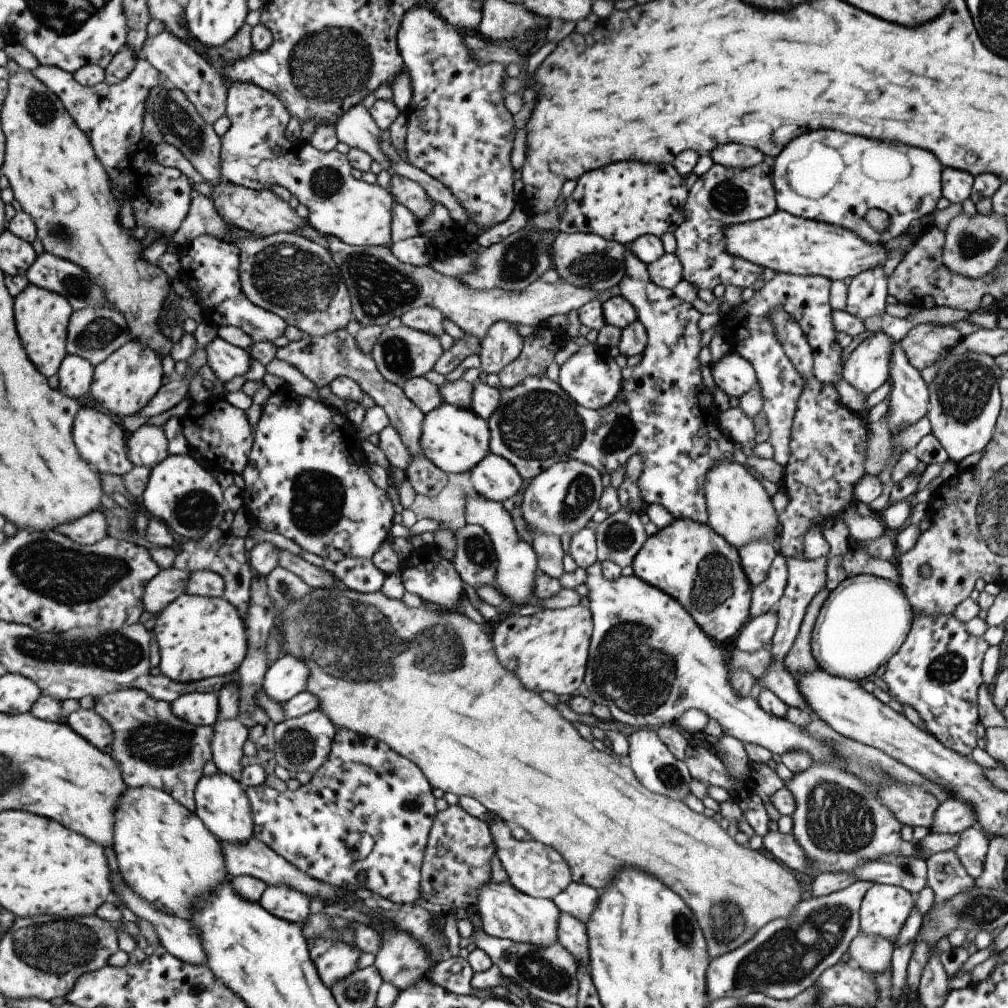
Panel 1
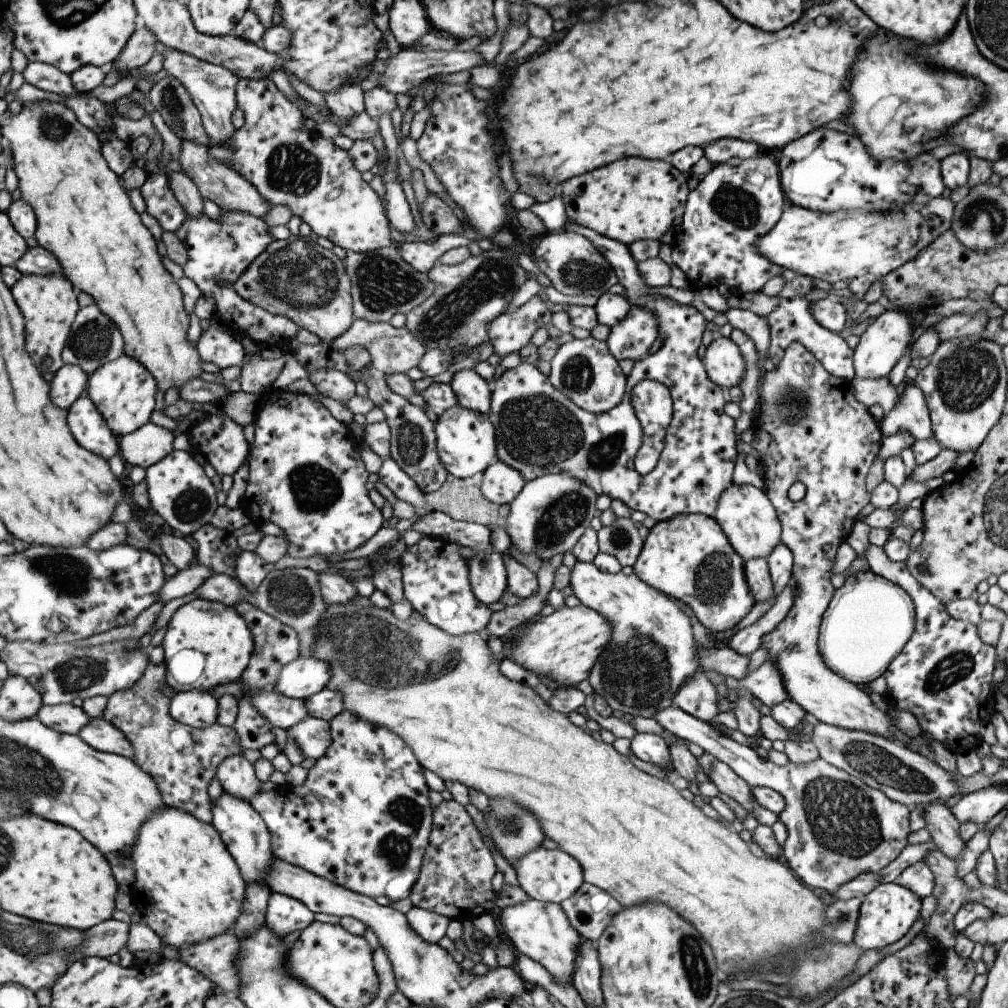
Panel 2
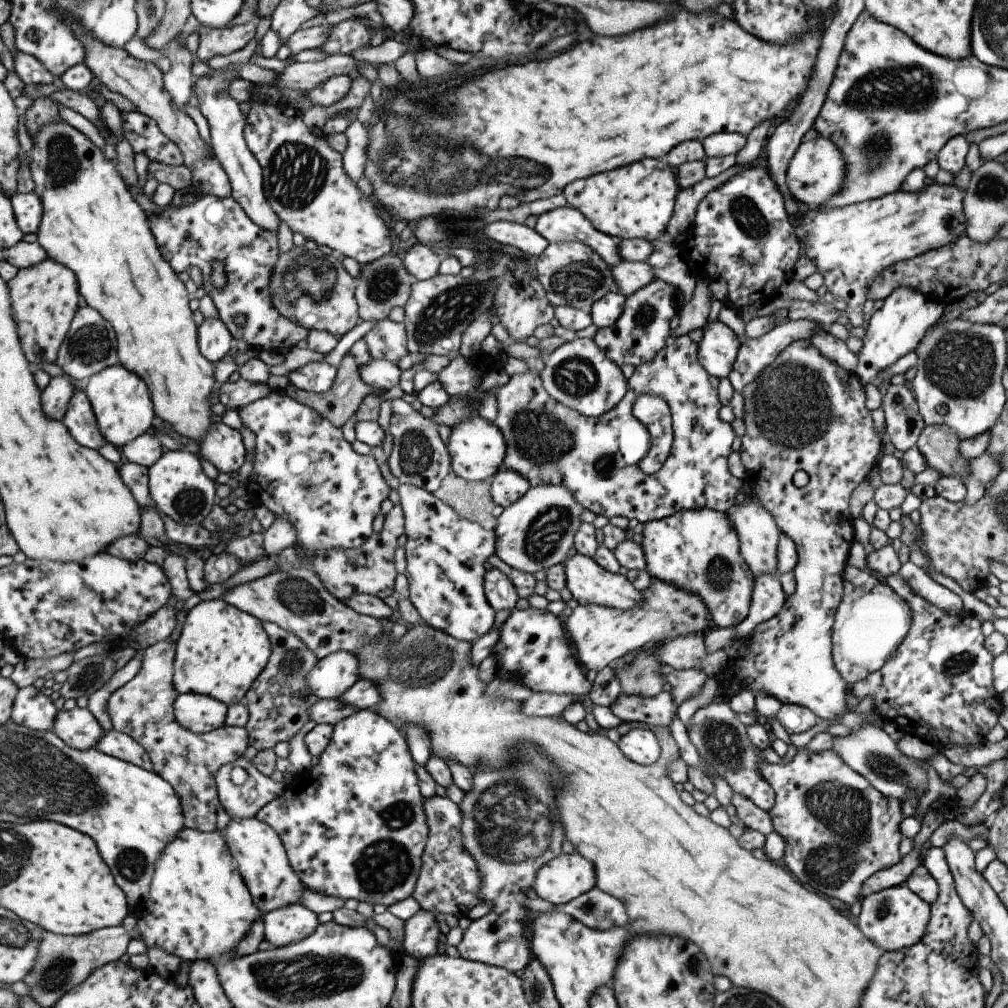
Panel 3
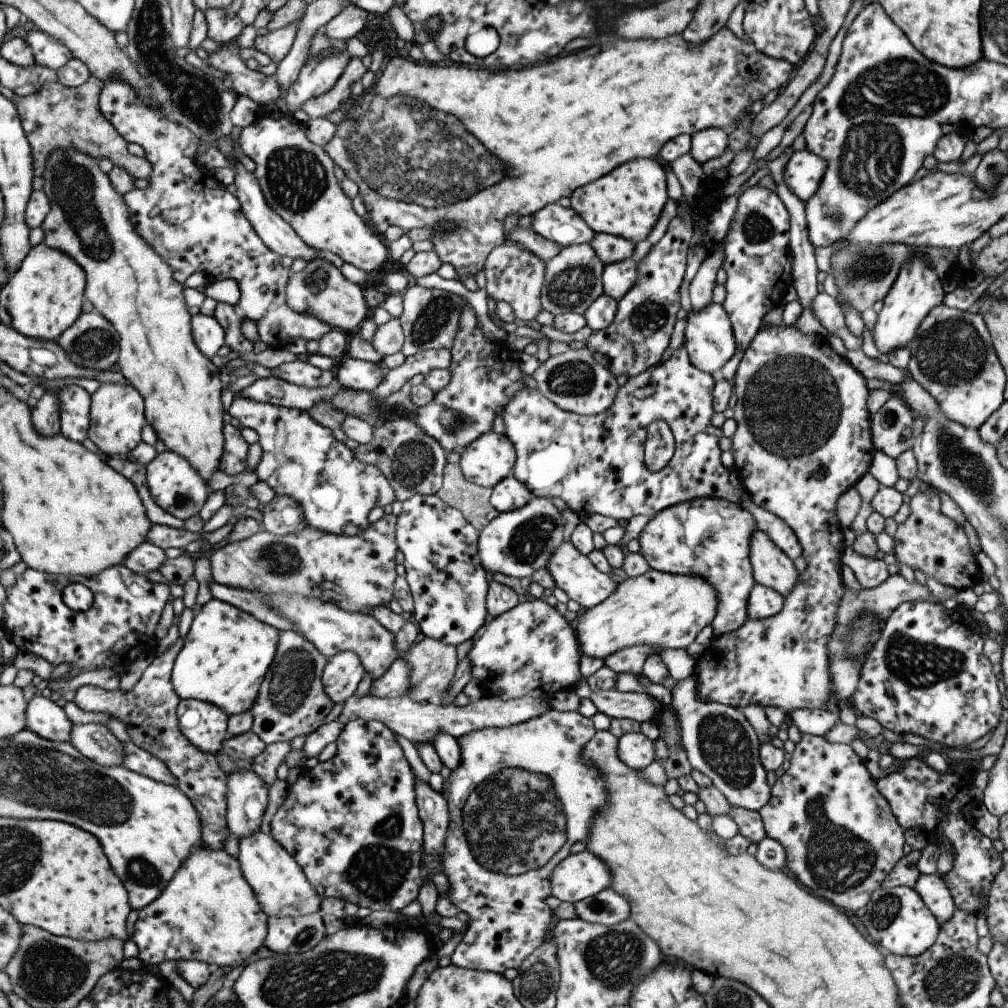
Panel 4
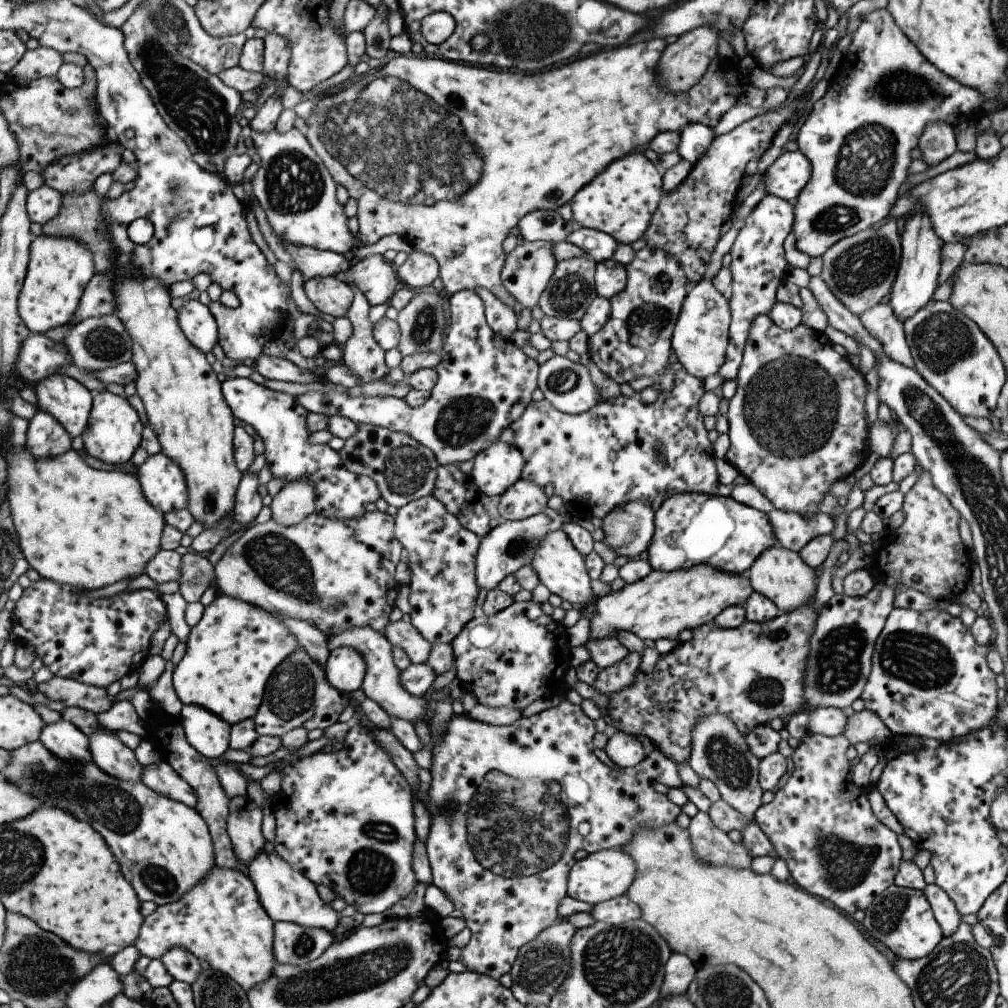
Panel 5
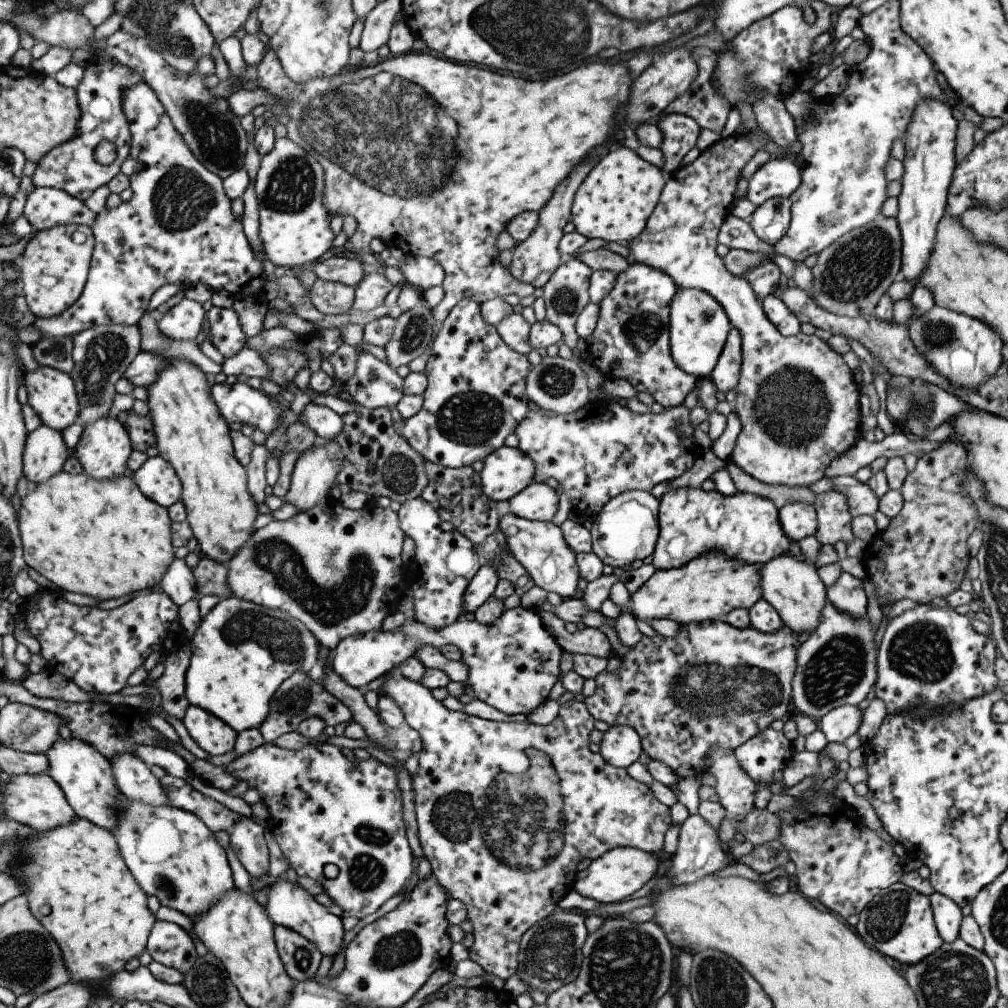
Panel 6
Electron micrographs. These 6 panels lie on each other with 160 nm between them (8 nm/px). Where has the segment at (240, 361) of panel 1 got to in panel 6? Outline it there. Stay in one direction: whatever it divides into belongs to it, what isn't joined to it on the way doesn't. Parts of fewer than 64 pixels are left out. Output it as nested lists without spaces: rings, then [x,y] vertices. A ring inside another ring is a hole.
[[[184,296],[159,317],[158,325],[166,337],[175,340],[194,339],[205,319],[201,305]]]

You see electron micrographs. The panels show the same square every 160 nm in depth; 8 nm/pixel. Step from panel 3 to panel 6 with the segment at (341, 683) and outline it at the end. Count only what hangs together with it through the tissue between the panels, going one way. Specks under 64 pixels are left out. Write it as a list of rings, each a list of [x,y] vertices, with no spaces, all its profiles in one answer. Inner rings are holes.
[[[521,607],[504,609],[490,625],[457,618],[451,624],[437,628],[413,618],[390,631],[379,629],[349,635],[342,638],[331,651],[329,666],[345,684],[357,689],[375,678],[387,675],[393,666],[413,657],[416,648],[424,645],[457,647],[461,651],[460,659],[468,670],[465,683],[471,688],[473,698],[482,700],[507,716],[519,713],[527,715],[547,700],[551,686],[561,673],[558,664],[562,649],[544,627],[537,611]]]

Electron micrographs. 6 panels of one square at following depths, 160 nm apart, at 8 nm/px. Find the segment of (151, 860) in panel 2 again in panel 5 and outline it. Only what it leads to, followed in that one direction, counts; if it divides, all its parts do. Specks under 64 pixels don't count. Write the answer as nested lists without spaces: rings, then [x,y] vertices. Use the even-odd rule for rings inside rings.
[[[213,867],[196,887],[186,892],[179,900],[157,906],[157,909],[146,917],[134,946],[141,955],[151,959],[160,959],[165,951],[173,947],[183,947],[195,958],[205,960],[212,969],[226,974],[247,994],[254,986],[265,982],[271,976],[276,962],[272,953],[273,923],[263,910],[253,883],[247,875],[234,869]]]

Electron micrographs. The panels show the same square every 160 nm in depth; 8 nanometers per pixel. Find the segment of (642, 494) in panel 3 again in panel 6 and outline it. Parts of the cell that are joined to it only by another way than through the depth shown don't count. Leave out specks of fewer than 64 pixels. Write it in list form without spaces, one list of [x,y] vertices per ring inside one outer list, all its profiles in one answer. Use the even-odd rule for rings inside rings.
[[[613,401],[587,405],[575,412],[549,417],[550,413],[538,408],[536,413],[527,411],[525,418],[514,428],[518,438],[516,446],[534,464],[533,482],[554,478],[570,498],[572,509],[582,520],[592,519],[601,507],[614,496],[625,491],[647,491],[655,484],[677,478],[689,469],[693,461],[704,452],[694,444],[695,427],[688,421],[689,409],[683,404],[665,409],[662,414],[637,414]]]

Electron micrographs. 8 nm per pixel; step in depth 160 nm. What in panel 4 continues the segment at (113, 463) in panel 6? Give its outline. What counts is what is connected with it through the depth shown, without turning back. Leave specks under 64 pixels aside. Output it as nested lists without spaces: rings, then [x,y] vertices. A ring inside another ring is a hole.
[[[103,383],[92,394],[92,426],[89,438],[100,448],[103,456],[130,457],[141,444],[141,432],[147,424],[144,396],[131,384]]]

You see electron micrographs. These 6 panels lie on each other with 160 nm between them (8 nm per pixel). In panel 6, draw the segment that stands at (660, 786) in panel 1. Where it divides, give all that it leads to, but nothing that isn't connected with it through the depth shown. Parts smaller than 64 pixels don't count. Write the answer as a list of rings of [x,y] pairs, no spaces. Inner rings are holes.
[[[613,725],[602,732],[598,753],[615,768],[627,768],[641,754],[639,735],[630,726]]]

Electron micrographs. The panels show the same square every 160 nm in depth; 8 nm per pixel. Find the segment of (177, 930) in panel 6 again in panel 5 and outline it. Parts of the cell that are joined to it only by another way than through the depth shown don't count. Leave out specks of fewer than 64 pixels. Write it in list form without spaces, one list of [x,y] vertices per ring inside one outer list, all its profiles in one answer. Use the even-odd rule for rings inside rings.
[[[173,947],[165,951],[160,958],[165,963],[166,971],[173,981],[181,981],[190,985],[200,973],[199,959],[195,958],[183,947]]]

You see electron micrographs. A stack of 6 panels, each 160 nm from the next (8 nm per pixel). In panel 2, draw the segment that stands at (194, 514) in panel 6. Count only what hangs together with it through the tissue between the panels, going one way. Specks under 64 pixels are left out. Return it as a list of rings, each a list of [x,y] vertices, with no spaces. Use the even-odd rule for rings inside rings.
[[[42,100],[29,102],[29,106],[22,108],[21,112],[3,122],[3,130],[5,136],[11,142],[11,150],[13,150],[13,162],[15,162],[15,170],[17,170],[17,178],[19,180],[19,190],[21,190],[21,198],[25,199],[33,208],[38,216],[38,229],[36,232],[37,244],[50,250],[59,260],[64,270],[64,275],[72,280],[72,283],[77,288],[77,291],[82,291],[93,298],[93,302],[101,309],[103,314],[106,314],[123,332],[125,336],[125,352],[124,354],[140,360],[152,372],[156,378],[158,387],[164,393],[169,388],[180,389],[185,383],[190,380],[196,379],[200,376],[201,362],[199,353],[195,352],[196,346],[185,338],[187,326],[189,326],[189,318],[183,312],[181,306],[181,291],[179,286],[175,284],[175,280],[167,274],[165,264],[159,256],[159,248],[157,248],[157,240],[151,234],[151,230],[145,227],[139,212],[133,208],[131,198],[129,198],[128,190],[122,185],[120,176],[112,169],[109,168],[108,160],[105,160],[102,142],[98,134],[90,128],[87,128],[69,108],[67,104],[59,104],[57,102]]]

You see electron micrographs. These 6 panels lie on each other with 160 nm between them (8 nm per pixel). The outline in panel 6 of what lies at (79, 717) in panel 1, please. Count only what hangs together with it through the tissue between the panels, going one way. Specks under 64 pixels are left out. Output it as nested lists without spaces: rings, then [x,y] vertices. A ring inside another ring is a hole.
[[[171,775],[161,778],[168,804],[200,817],[204,824],[216,834],[219,831],[229,833],[234,822],[240,820],[240,814],[227,809],[223,804],[204,796],[186,784],[184,779]]]

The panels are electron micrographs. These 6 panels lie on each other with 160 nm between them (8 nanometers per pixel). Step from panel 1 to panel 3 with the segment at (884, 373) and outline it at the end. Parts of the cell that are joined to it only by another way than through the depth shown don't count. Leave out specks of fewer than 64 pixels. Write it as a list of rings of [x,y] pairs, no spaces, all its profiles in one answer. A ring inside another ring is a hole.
[[[899,287],[883,299],[883,304],[866,317],[864,336],[857,362],[855,376],[862,385],[871,383],[885,366],[891,366],[904,354],[914,351],[926,330],[942,316],[945,304],[933,300],[921,291],[911,287]]]

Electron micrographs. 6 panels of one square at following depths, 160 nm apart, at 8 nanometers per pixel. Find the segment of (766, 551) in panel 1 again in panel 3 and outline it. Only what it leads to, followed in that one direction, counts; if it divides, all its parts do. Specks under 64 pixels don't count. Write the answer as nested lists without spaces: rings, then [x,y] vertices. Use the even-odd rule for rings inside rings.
[[[759,575],[754,577],[748,613],[739,624],[732,627],[733,642],[743,639],[760,622],[775,616],[781,610],[785,599],[786,594],[783,592],[777,576]]]

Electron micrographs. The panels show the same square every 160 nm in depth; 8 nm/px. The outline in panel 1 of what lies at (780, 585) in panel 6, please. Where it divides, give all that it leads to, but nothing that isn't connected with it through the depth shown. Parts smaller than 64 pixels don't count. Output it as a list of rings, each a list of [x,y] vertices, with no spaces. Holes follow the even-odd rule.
[[[718,461],[707,471],[703,488],[707,510],[706,524],[730,546],[741,549],[746,543],[765,539],[774,543],[778,519],[763,486],[745,466],[734,461]]]

